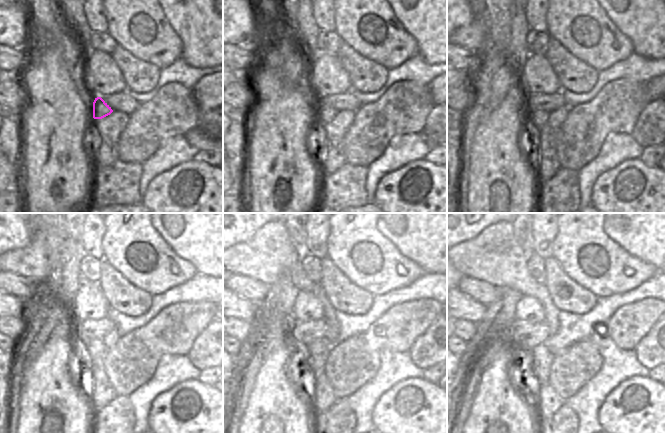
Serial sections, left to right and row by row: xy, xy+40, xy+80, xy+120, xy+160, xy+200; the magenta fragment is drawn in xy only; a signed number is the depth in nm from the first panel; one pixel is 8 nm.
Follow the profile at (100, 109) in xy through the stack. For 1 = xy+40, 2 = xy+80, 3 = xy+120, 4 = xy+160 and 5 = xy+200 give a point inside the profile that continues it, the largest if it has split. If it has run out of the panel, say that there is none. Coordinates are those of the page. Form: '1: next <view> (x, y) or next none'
1: next xy+40 (317, 118)
2: next xy+80 (539, 120)
3: next xy+120 (94, 349)
4: next xy+160 (317, 352)
5: next xy+200 (538, 362)

